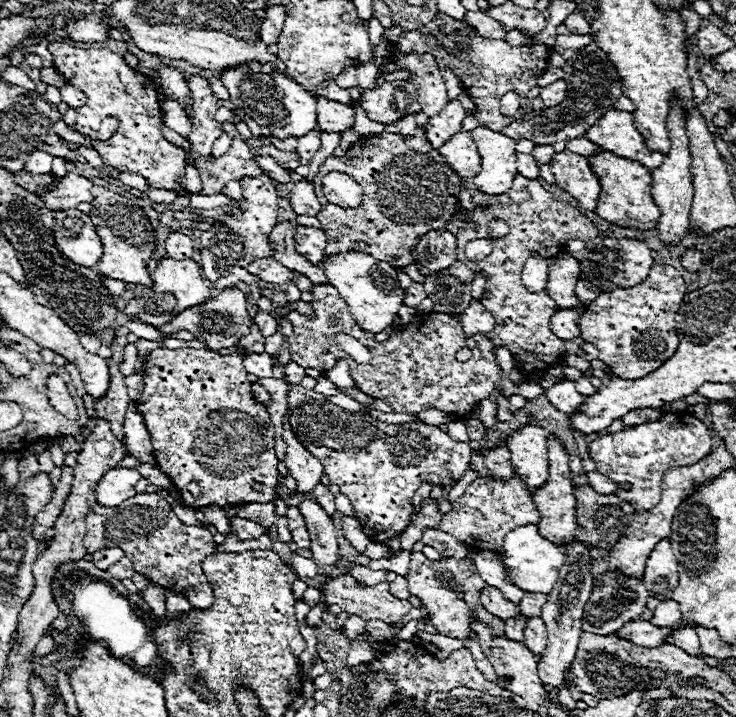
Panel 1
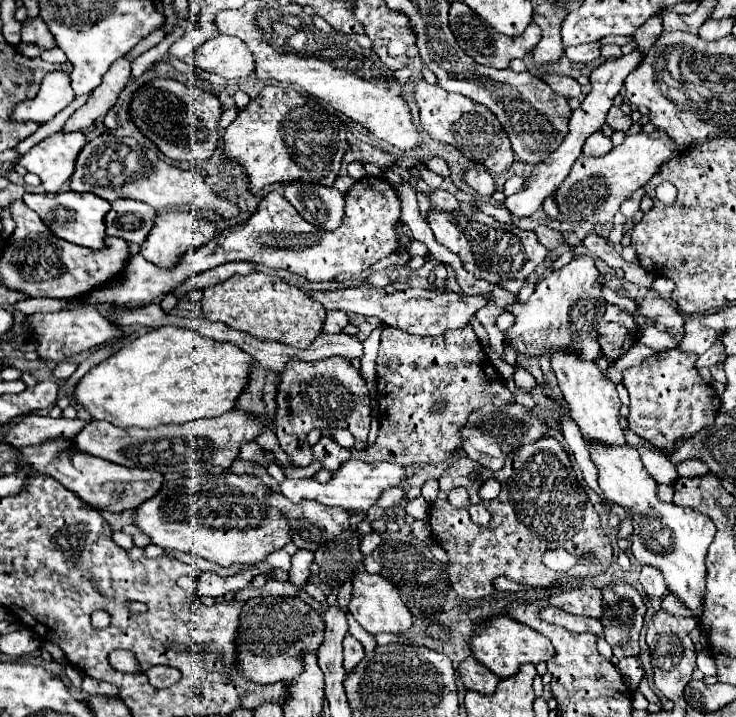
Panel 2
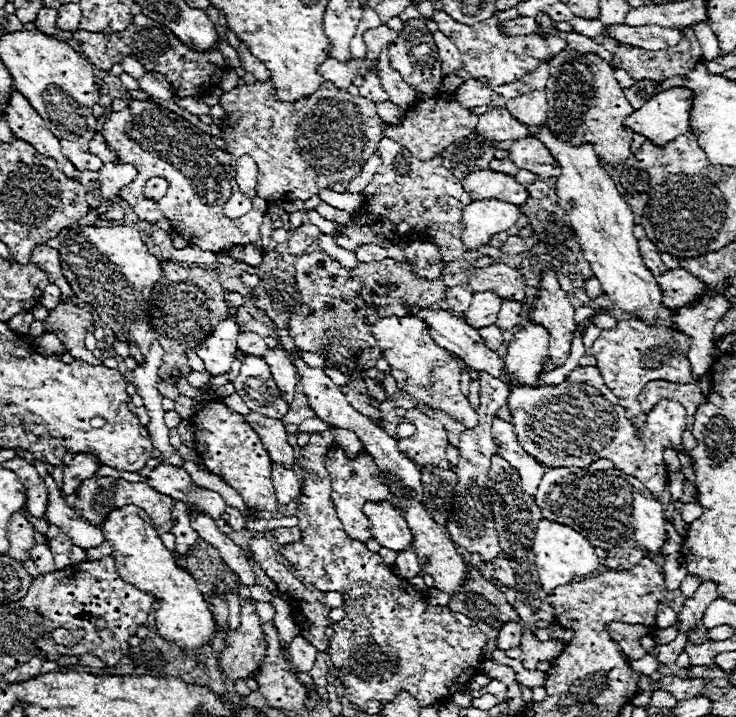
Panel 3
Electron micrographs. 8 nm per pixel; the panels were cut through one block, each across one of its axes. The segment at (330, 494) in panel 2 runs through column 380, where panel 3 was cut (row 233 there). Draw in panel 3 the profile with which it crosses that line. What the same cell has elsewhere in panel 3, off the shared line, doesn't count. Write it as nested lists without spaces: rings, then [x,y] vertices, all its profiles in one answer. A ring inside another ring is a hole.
[[[474,200],[462,210],[462,236],[468,250],[486,246],[494,232],[508,230],[518,222],[522,208],[502,200]]]

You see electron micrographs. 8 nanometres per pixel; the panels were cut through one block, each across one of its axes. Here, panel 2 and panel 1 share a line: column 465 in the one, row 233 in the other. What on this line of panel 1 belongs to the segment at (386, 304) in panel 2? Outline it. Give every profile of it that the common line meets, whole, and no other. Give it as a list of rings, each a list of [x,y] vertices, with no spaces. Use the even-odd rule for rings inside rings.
[[[296,226],[294,232],[294,246],[308,262],[318,264],[324,258],[326,248],[326,232],[316,226]]]

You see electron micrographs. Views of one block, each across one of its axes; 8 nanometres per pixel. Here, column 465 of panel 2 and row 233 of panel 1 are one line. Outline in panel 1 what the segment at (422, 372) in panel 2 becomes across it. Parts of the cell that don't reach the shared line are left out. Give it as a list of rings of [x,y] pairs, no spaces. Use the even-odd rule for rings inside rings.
[[[418,128],[418,132],[408,138],[390,132],[360,138],[348,148],[346,156],[326,158],[316,180],[320,182],[322,176],[332,170],[350,174],[362,186],[364,200],[358,208],[346,210],[328,202],[319,186],[314,189],[322,204],[316,218],[328,234],[326,256],[354,250],[372,254],[394,268],[404,268],[414,262],[412,248],[420,236],[430,230],[446,230],[446,224],[456,218],[454,210],[460,204],[460,178],[438,150],[430,146],[424,128]]]

